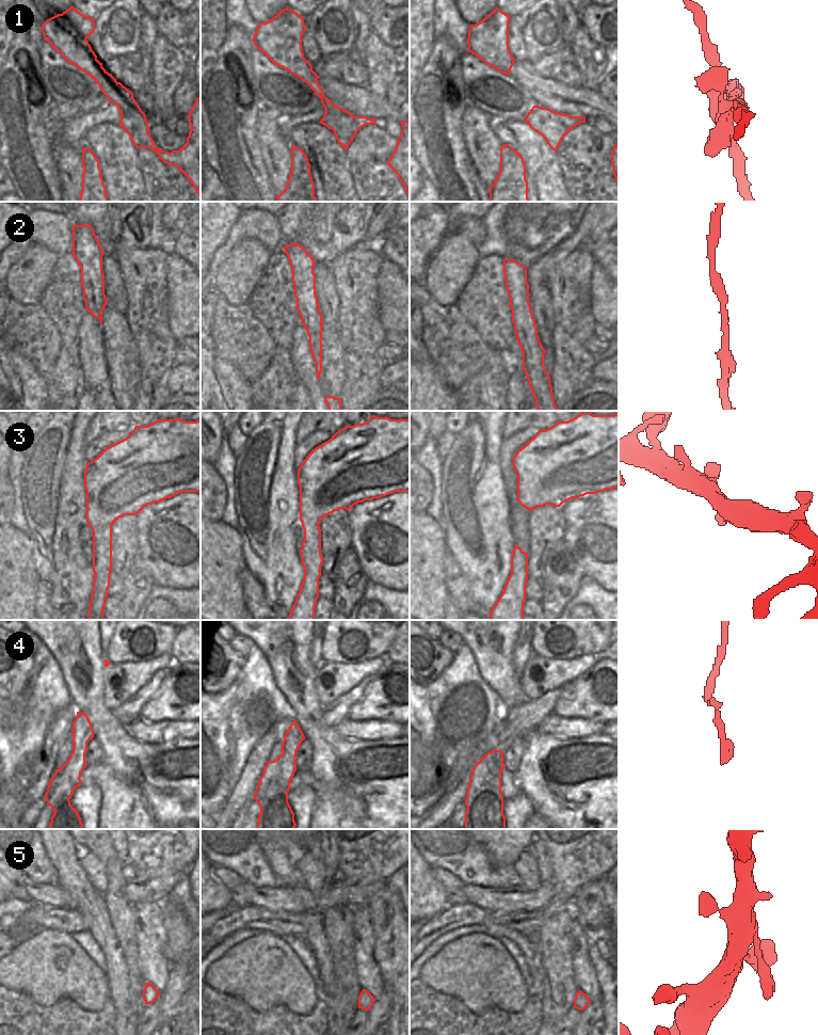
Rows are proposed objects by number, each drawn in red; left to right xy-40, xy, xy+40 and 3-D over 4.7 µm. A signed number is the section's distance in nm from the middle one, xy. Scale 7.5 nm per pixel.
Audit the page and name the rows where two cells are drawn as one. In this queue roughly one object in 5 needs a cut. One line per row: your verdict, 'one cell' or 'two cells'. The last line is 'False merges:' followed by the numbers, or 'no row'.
1: two cells
2: one cell
3: one cell
4: two cells
5: one cell
False merges: 1, 4

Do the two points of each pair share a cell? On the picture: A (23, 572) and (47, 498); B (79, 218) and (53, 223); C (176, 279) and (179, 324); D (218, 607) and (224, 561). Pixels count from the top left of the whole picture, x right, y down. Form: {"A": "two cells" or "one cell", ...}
{"A": "two cells", "B": "two cells", "C": "one cell", "D": "one cell"}

